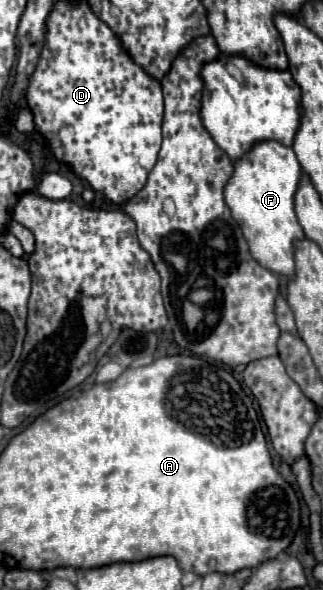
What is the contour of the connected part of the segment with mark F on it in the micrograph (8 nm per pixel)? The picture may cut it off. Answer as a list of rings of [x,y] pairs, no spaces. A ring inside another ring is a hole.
[[[267,140],[267,144],[255,144],[247,156],[241,156],[233,164],[235,172],[231,174],[231,180],[227,180],[223,196],[233,218],[243,230],[251,256],[263,268],[291,278],[295,274],[293,242],[305,238],[293,208],[293,194],[301,178],[301,164],[293,148],[275,144],[275,140]]]

